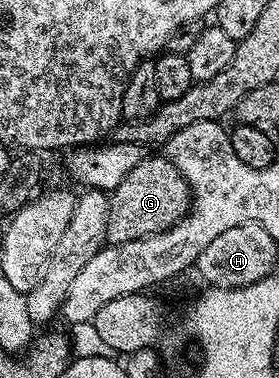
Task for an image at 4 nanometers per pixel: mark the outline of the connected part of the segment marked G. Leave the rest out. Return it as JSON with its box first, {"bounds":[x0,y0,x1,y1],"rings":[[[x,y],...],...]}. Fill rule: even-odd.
{"bounds":[106,156,191,243],"rings":[[[147,156],[131,172],[127,180],[109,194],[106,239],[110,243],[130,242],[171,228],[189,212],[191,191],[179,168],[168,158]]]}

